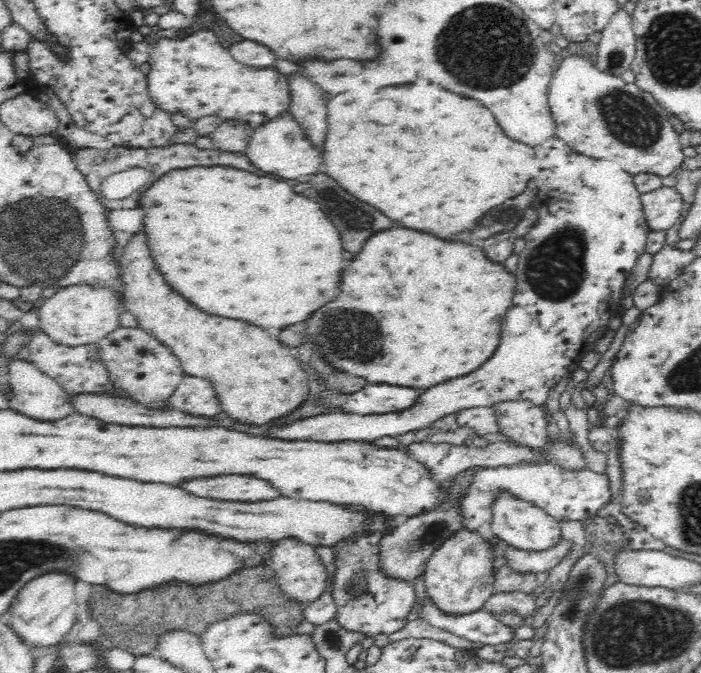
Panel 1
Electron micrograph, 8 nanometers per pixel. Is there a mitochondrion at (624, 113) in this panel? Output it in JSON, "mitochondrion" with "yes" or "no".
{"mitochondrion":"yes"}

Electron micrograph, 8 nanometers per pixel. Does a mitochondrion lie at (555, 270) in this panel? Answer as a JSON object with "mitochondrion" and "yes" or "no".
{"mitochondrion":"yes"}

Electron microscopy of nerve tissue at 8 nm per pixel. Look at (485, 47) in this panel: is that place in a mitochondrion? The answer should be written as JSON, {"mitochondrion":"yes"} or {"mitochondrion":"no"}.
{"mitochondrion":"yes"}

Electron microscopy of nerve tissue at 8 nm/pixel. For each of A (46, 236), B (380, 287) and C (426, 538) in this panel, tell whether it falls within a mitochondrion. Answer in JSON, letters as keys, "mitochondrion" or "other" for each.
{"A":"mitochondrion","B":"other","C":"mitochondrion"}

